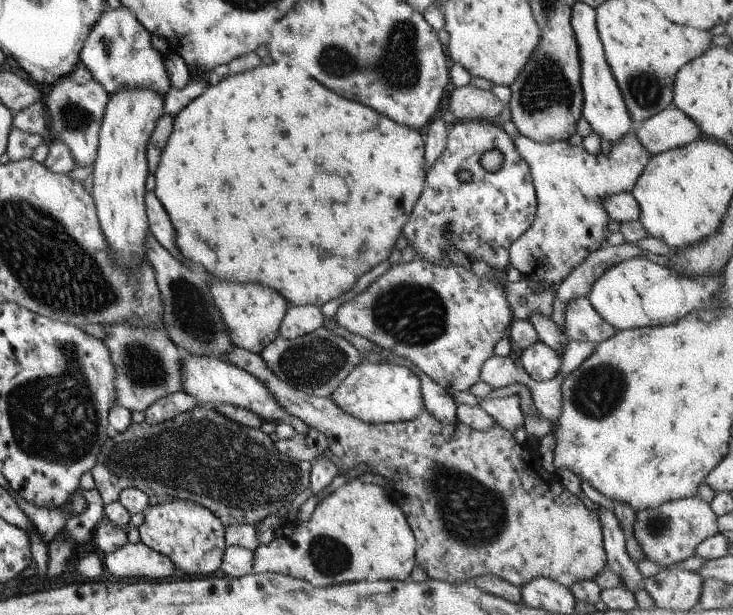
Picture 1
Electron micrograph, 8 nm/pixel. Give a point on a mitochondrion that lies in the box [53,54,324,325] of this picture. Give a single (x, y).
(75, 119)

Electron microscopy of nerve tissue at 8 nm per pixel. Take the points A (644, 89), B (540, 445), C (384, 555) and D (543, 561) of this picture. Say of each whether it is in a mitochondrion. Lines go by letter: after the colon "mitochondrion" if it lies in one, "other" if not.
A: mitochondrion
B: other
C: other
D: other

